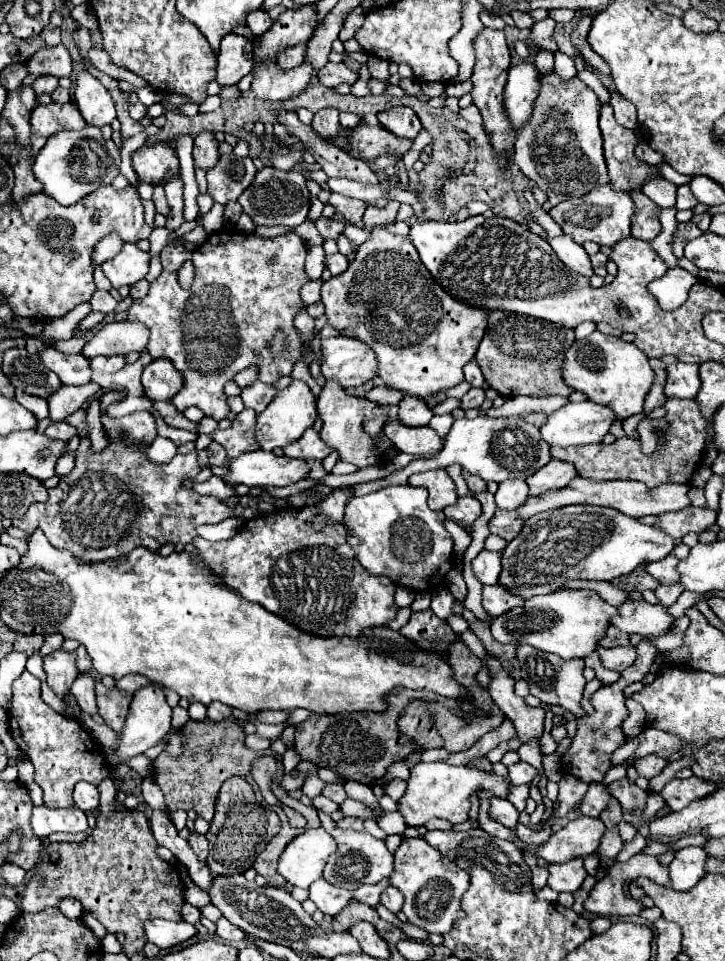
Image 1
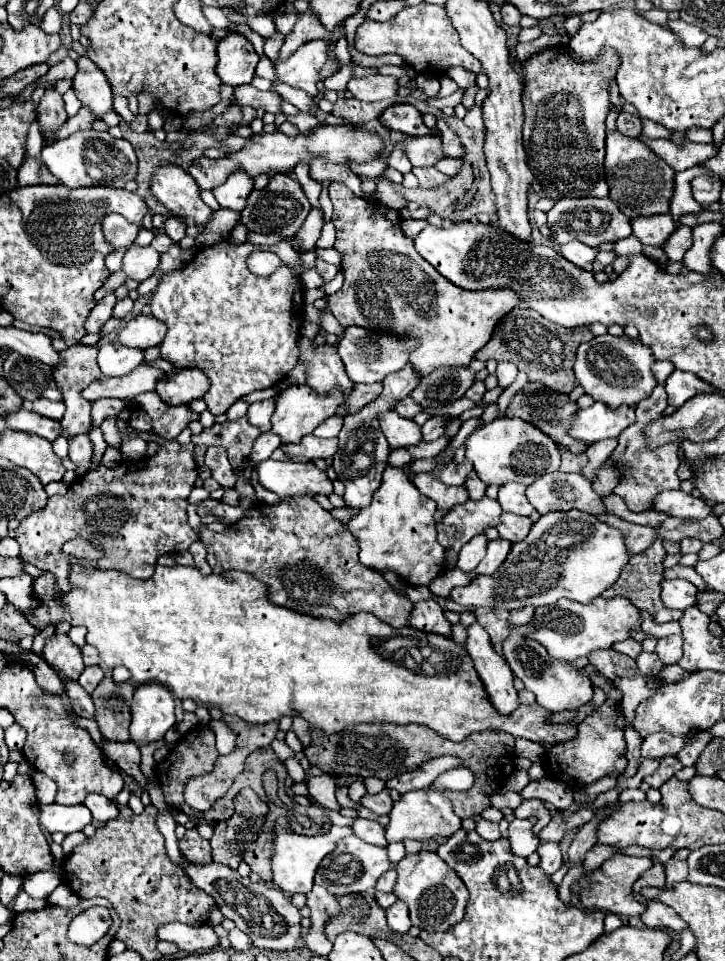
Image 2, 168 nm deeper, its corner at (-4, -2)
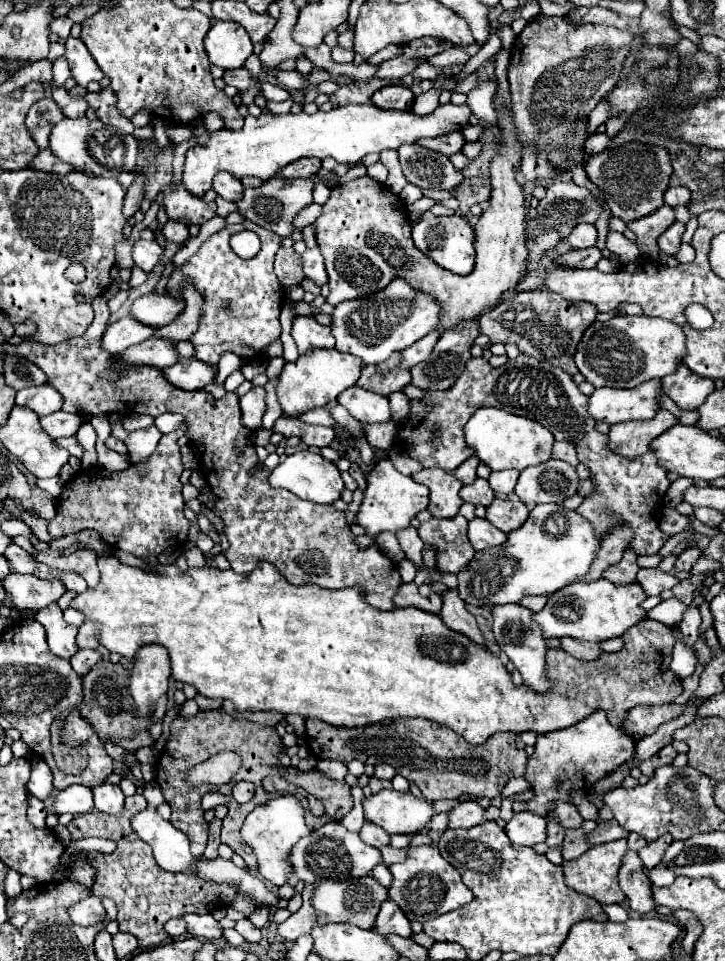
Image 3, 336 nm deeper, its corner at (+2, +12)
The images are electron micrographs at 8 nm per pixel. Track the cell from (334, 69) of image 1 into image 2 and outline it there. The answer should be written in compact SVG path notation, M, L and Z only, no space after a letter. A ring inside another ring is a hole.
M369 75L361 79L351 79L347 83L347 91L359 101L381 101L391 99L397 95L399 83L397 77L385 77L385 75Z

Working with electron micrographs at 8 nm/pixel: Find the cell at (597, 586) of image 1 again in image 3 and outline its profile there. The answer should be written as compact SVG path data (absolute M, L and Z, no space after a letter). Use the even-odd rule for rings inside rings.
M677 641L673 647L673 661L671 661L671 671L677 677L687 677L695 671L697 665L697 657L695 651L685 643L685 641Z

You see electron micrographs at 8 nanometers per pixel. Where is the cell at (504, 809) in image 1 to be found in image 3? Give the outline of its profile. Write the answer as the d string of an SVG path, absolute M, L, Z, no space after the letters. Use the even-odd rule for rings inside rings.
M531 811L513 813L511 821L507 821L505 827L507 837L515 845L535 845L545 841L545 829L547 829L547 819Z

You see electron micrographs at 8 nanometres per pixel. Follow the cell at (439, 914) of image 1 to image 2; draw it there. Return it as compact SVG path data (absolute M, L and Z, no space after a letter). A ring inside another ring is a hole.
M421 851L415 855L405 855L405 859L397 863L397 873L399 877L393 887L393 893L403 903L407 903L413 927L425 931L447 931L463 919L469 899L467 887L459 879L459 875L451 867L447 867L443 859L439 859L437 853Z

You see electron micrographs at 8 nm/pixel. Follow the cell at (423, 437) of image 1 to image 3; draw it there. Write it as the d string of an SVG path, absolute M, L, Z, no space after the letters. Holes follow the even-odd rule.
M361 387L345 389L337 397L337 401L361 423L387 423L387 421L391 421L389 399L381 397L377 393L365 391Z

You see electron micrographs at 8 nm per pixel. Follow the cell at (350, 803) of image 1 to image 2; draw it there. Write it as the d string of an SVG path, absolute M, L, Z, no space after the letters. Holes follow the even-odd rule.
M383 789L377 795L369 795L369 793L363 795L361 805L371 809L375 815L387 815L391 811L391 807L393 807L393 799L389 797L389 789Z

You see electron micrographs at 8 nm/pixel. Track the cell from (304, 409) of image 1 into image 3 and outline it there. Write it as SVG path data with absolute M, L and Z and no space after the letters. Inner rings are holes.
M313 349L313 353L305 353L293 363L285 363L279 383L275 387L277 401L283 409L283 417L295 419L301 413L307 413L315 407L325 407L337 399L337 395L355 385L357 375L361 371L361 359L349 353L339 353L335 349Z

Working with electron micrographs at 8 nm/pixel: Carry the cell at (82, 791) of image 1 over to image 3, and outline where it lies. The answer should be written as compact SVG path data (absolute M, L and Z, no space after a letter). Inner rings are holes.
M103 783L103 785L93 789L95 809L101 813L121 813L123 811L123 799L125 799L125 795L121 793L119 785Z

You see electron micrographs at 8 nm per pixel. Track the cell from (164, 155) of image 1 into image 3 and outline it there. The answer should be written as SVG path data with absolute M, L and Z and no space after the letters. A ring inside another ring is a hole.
M171 183L161 193L161 205L169 219L181 221L185 225L203 225L211 217L215 217L215 203L205 203L201 197L193 195L185 189L183 183Z

